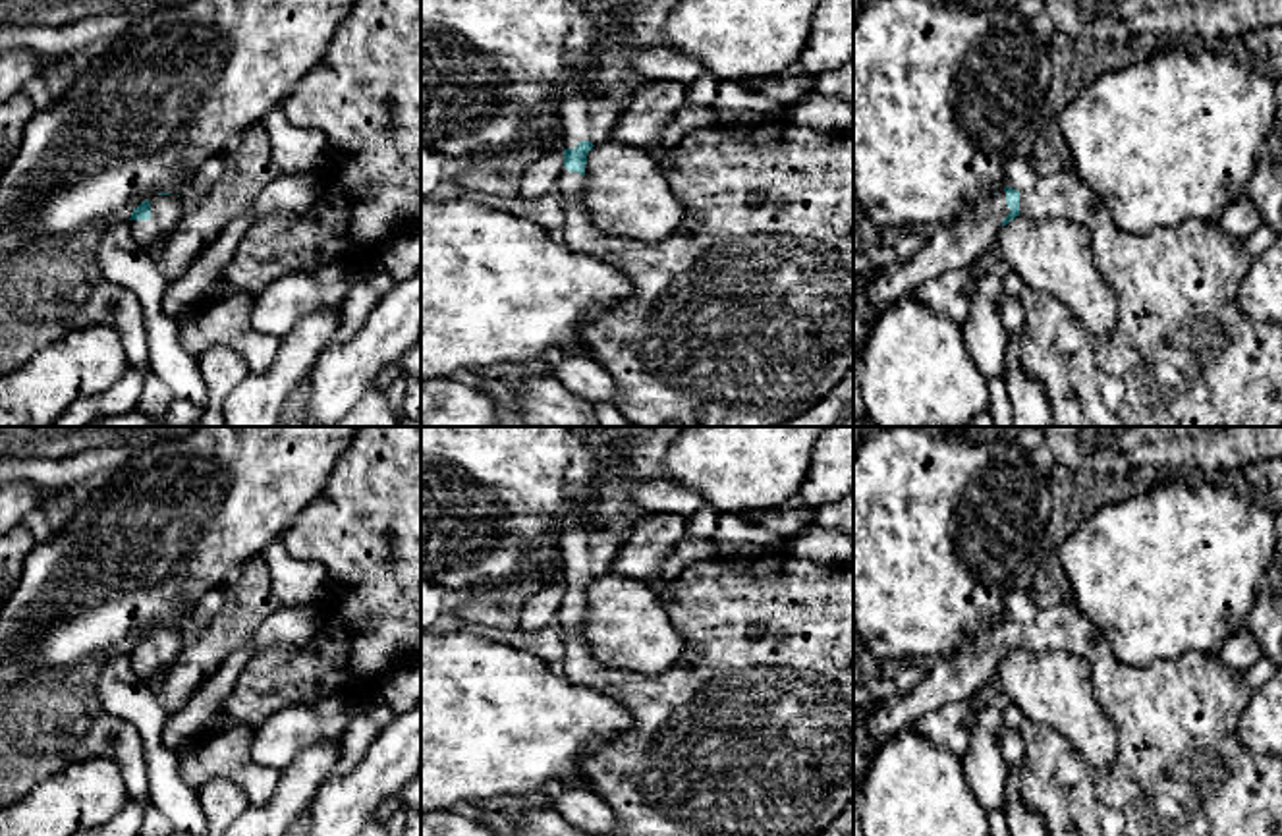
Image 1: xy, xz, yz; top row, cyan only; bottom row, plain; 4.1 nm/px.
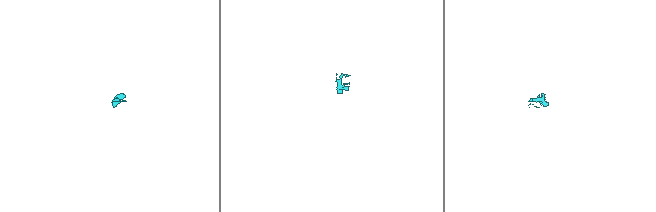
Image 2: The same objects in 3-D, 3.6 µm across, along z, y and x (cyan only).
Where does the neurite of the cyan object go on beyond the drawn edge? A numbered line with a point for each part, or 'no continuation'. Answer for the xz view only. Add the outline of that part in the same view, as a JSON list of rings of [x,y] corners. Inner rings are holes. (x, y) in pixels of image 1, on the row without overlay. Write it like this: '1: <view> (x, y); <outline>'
1: xz (584, 547); [[[568,514],[558,531],[562,579],[575,581],[581,573],[600,577],[612,571],[622,543],[622,527],[614,521],[587,523],[579,514]]]
2: xz (750, 732); [[[790,552],[749,558],[701,560],[685,566],[660,599],[685,639],[683,655],[658,674],[618,670],[602,664],[583,639],[585,608],[562,600],[556,626],[564,637],[564,676],[591,687],[631,714],[631,726],[597,753],[581,759],[587,788],[616,815],[616,836],[819,836],[853,801],[853,566],[828,568]]]

